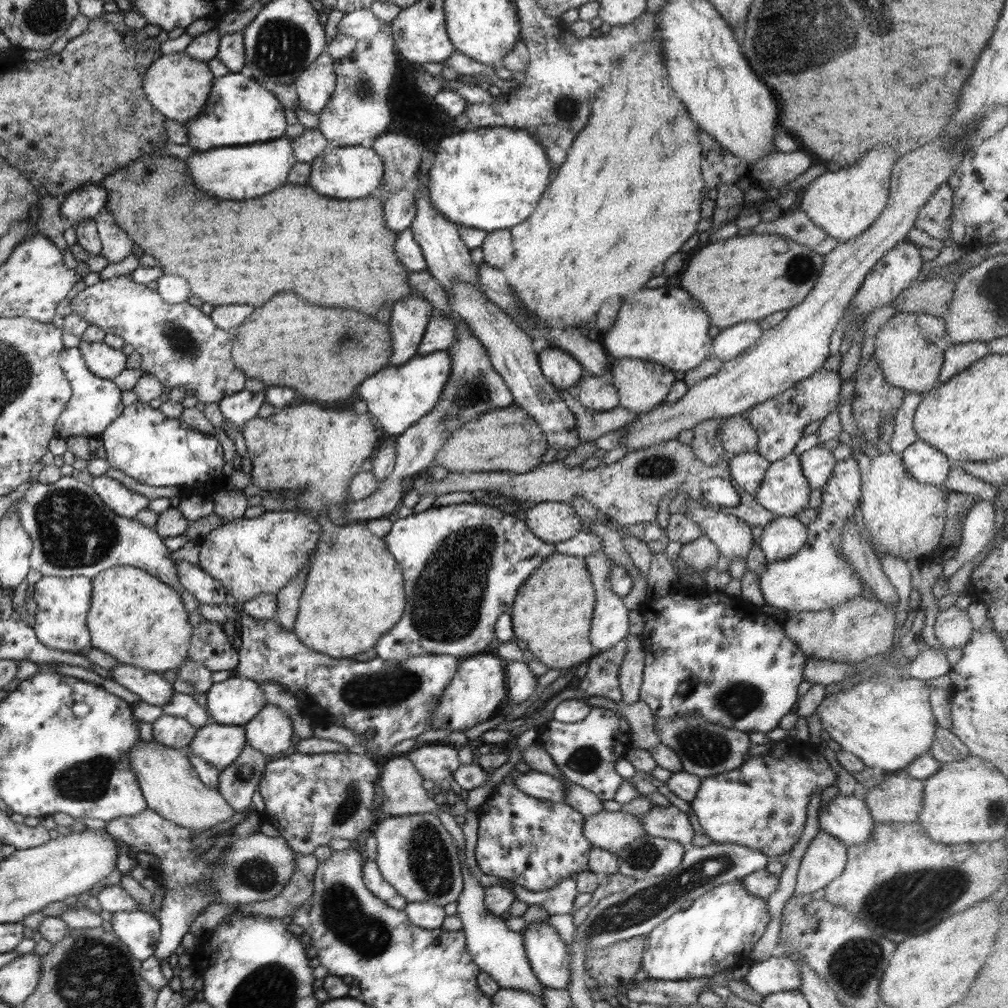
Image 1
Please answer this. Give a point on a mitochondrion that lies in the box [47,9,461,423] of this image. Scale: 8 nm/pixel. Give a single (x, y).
(281, 47)

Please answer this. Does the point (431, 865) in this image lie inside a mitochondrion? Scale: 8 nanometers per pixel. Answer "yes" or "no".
yes

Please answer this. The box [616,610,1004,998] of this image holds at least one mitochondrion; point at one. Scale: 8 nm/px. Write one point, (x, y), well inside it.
(899, 902)

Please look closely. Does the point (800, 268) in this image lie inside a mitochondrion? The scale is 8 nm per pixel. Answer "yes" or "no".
yes

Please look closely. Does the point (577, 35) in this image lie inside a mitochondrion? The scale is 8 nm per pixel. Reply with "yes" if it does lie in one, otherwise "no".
no

